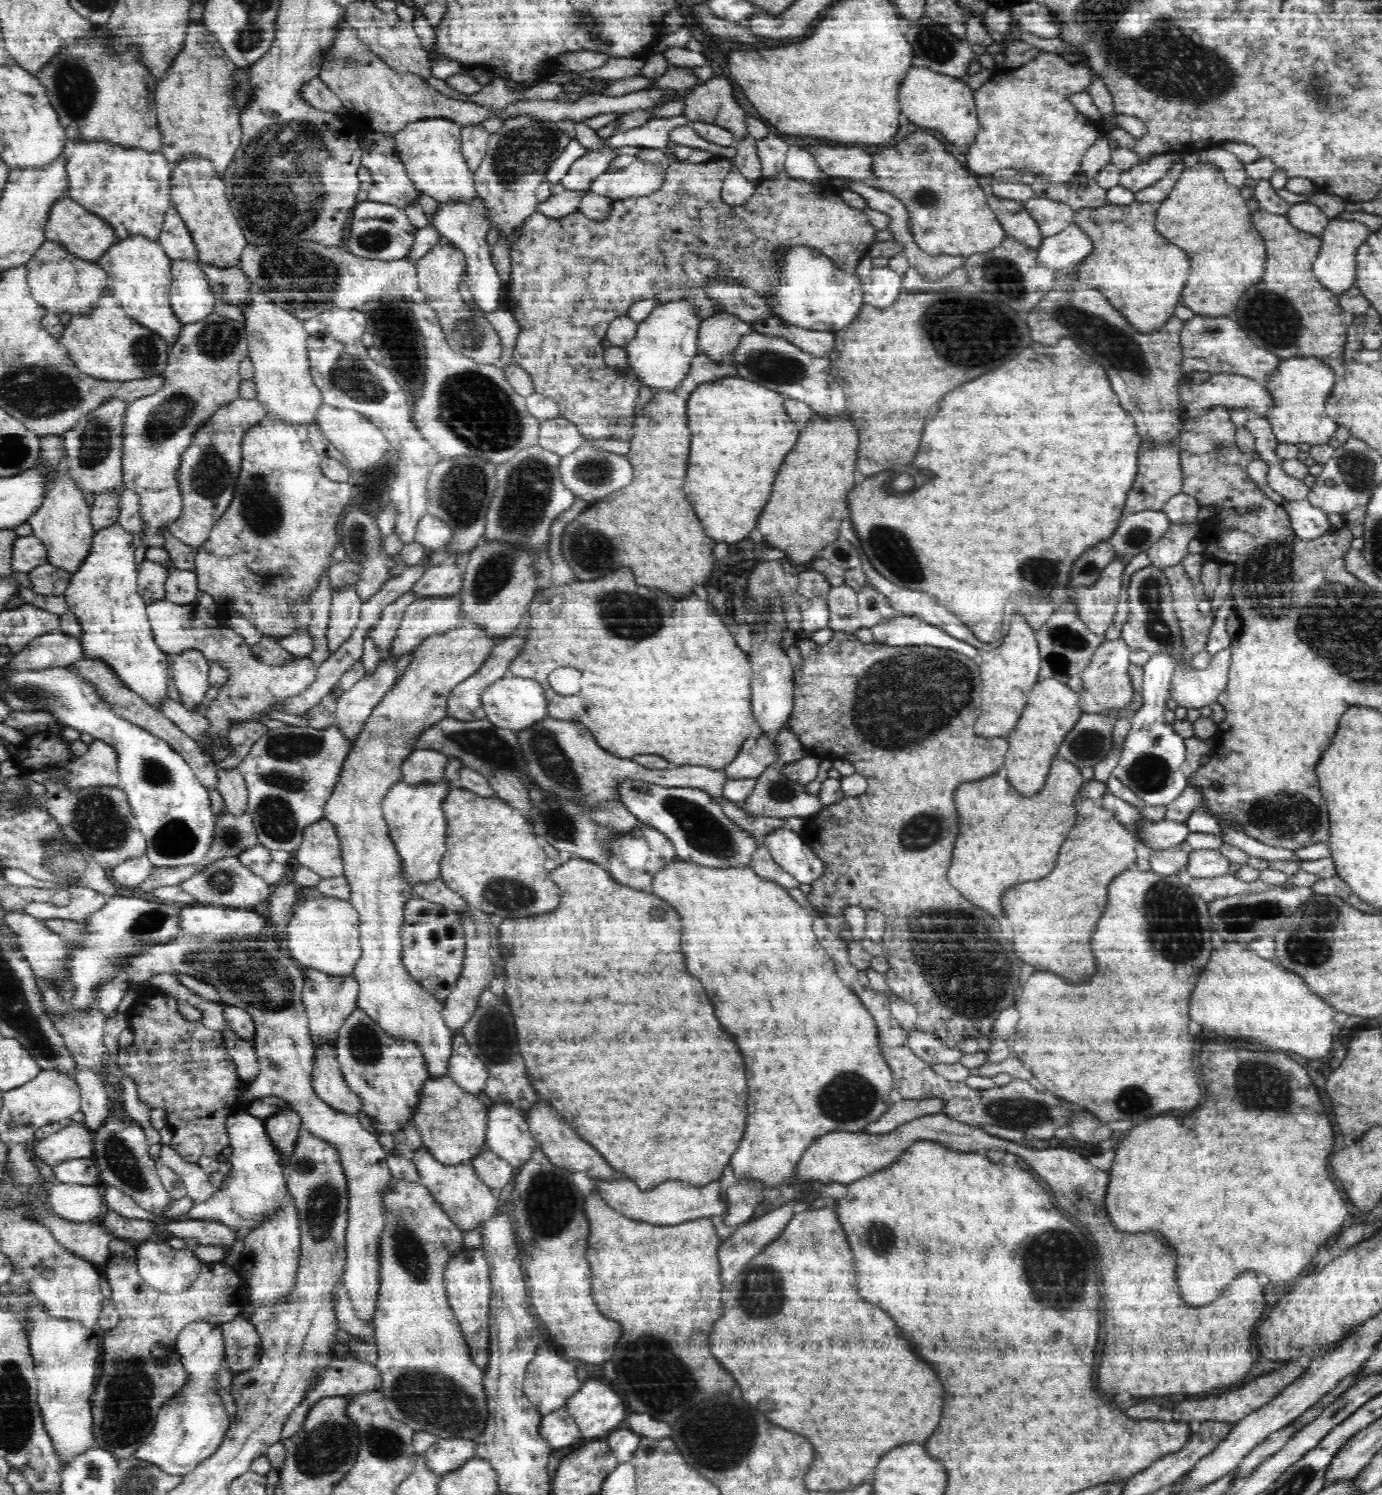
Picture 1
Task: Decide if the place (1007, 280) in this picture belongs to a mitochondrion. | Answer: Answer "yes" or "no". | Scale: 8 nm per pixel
yes

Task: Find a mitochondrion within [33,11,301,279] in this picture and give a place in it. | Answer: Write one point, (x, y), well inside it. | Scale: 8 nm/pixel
(74, 84)

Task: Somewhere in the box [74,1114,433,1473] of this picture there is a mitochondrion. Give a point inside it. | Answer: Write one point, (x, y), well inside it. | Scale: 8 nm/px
(126, 1400)

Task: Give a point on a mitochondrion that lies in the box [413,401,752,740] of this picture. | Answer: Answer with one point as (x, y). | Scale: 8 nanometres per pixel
(521, 503)

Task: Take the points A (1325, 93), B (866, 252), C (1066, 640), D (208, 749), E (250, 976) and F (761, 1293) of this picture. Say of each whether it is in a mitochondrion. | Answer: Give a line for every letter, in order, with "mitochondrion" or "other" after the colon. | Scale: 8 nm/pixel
A: mitochondrion
B: other
C: mitochondrion
D: other
E: mitochondrion
F: mitochondrion

